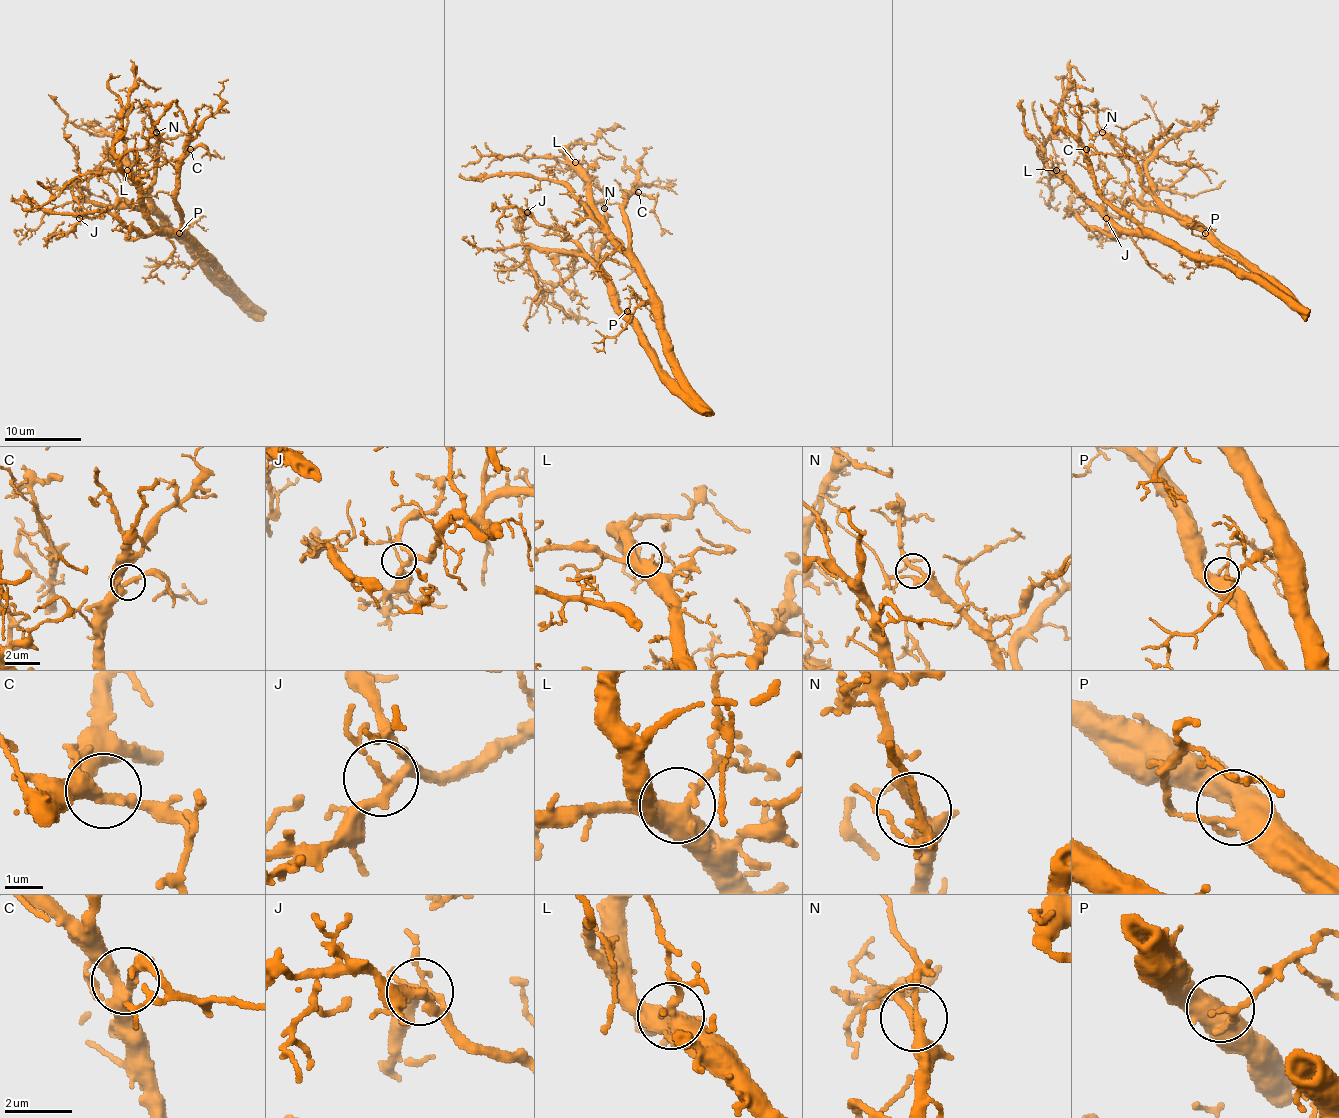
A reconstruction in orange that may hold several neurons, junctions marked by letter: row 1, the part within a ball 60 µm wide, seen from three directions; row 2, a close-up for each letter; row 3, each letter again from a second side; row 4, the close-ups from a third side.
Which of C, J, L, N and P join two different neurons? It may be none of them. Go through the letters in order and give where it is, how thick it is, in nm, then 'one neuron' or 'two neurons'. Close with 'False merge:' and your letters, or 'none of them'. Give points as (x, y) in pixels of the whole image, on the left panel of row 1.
C: (190, 149) | 320 nm | one neuron
J: (79, 218) | 190 nm | one neuron
L: (127, 170) | 480 nm | one neuron
N: (156, 132) | 240 nm | one neuron
P: (179, 233) | 480 nm | one neuron
False merge: none of them

